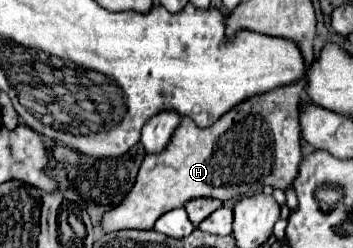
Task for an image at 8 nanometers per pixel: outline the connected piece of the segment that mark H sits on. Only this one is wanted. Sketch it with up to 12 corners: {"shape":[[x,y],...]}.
{"shape":[[305,80],[187,116],[103,232],[151,230],[195,198],[287,190]]}

